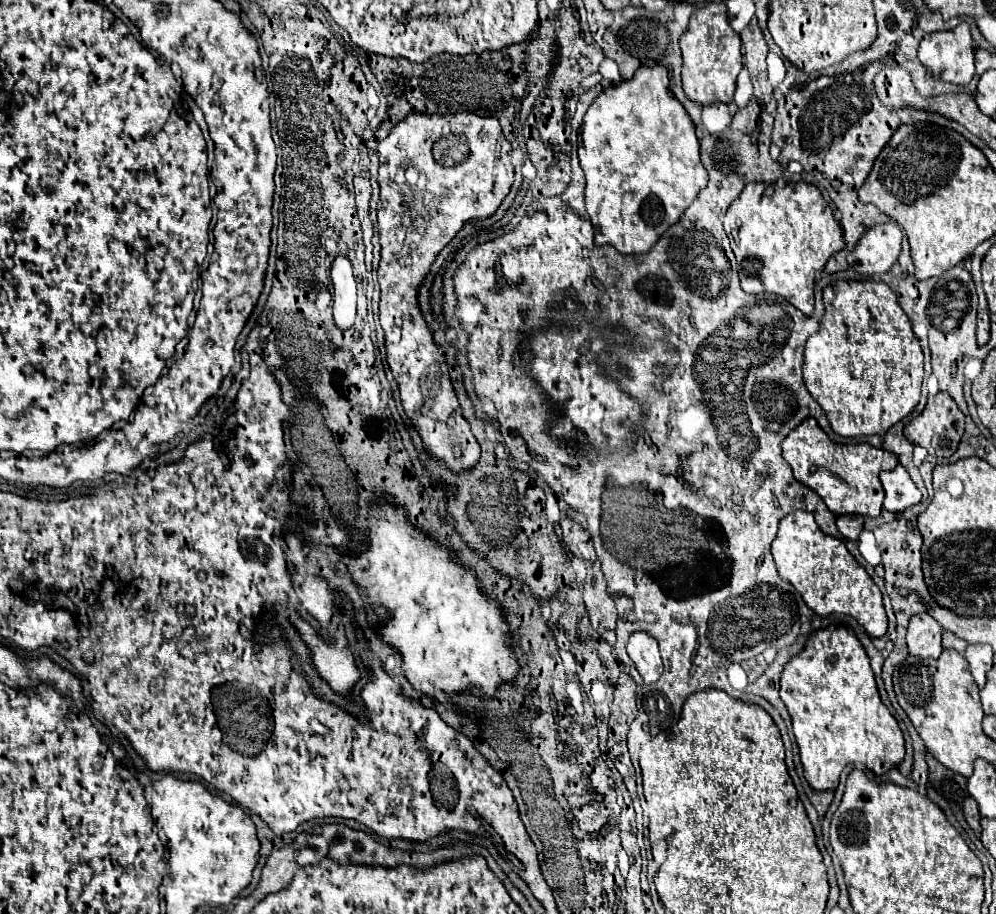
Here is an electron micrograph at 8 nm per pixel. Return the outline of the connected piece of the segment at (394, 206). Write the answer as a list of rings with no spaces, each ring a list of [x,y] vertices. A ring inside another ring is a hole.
[[[409,113],[379,141],[377,155],[381,187],[377,203],[381,239],[379,319],[385,331],[387,363],[399,383],[403,409],[419,429],[425,449],[457,473],[475,467],[481,451],[453,391],[445,351],[433,341],[433,331],[421,315],[417,295],[439,251],[457,231],[469,219],[493,215],[507,197],[513,185],[511,143],[505,139],[497,117]],[[435,145],[439,147],[437,155],[433,155]],[[409,195],[415,195],[415,201],[409,213],[403,215],[401,203]]]

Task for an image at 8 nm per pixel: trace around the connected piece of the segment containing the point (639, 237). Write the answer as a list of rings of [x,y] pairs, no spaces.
[[[643,67],[631,81],[605,89],[591,103],[581,123],[579,161],[587,177],[585,205],[595,229],[595,243],[611,245],[619,253],[647,253],[707,185],[695,125],[671,93],[665,67]]]

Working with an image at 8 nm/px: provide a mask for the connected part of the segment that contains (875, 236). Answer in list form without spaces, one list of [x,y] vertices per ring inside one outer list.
[[[883,223],[867,229],[859,245],[847,255],[851,269],[863,275],[881,275],[893,267],[901,253],[901,229],[895,223]]]

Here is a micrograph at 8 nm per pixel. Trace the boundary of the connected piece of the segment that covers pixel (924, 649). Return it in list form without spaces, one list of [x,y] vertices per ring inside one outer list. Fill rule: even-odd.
[[[919,613],[911,617],[907,627],[909,653],[917,657],[939,657],[941,647],[941,625],[929,615]]]

